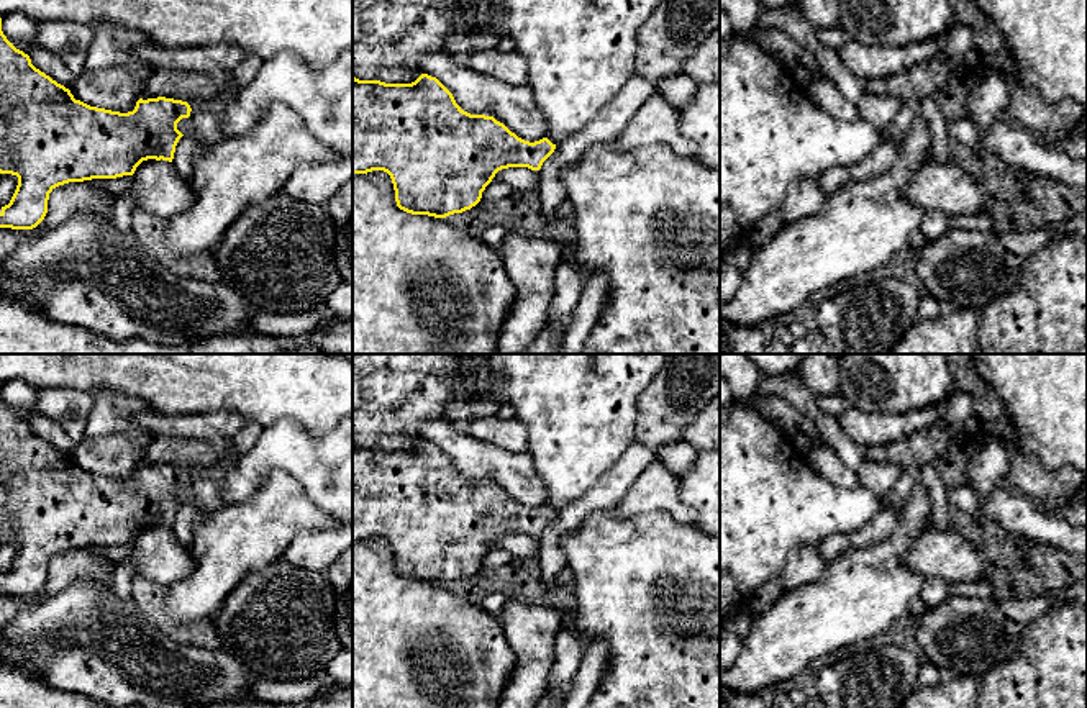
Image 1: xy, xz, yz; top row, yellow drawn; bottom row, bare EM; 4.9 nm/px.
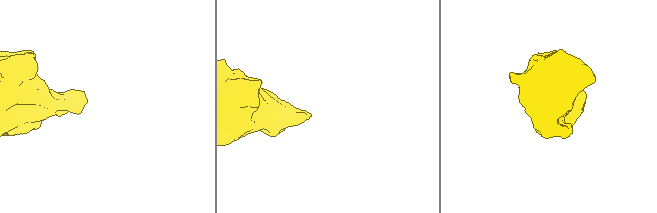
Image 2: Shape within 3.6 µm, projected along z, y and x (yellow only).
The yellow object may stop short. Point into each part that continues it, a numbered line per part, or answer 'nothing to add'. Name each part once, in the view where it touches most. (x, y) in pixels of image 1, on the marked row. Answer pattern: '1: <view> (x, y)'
nothing to add

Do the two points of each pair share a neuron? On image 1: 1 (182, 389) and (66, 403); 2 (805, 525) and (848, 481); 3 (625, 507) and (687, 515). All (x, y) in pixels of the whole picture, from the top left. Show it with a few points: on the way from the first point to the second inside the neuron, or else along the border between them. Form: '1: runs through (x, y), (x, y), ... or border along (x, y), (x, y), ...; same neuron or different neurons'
1: border along (53, 387), (81, 389), (90, 395); different neurons
2: border along (809, 466), (838, 487), (859, 487); different neurons
3: runs through (640, 502), (669, 502), (673, 505); same neuron

